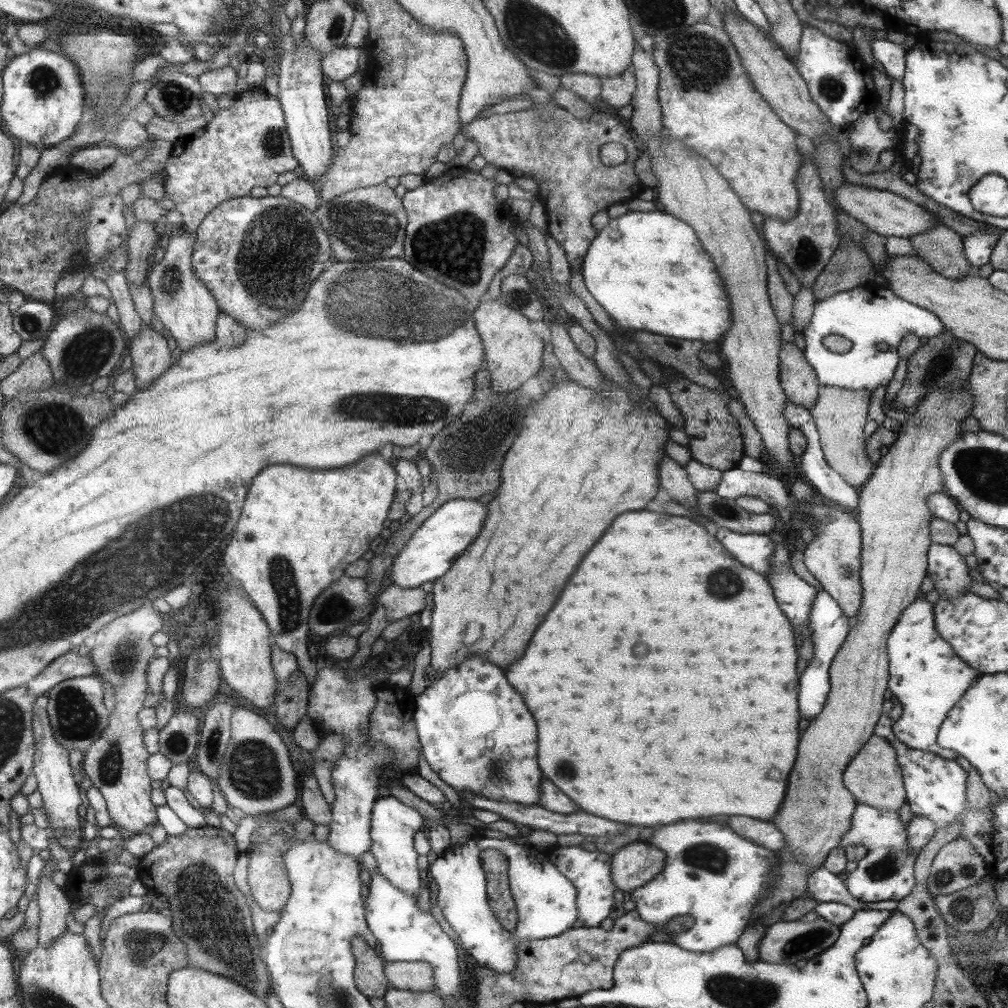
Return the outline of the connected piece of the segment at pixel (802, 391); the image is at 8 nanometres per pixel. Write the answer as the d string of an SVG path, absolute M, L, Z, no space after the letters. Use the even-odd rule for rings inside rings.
M782 341L781 386L788 401L808 410L820 397L820 383L813 366L795 343Z

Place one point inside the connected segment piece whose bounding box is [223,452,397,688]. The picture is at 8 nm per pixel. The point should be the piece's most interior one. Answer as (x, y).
(302, 529)

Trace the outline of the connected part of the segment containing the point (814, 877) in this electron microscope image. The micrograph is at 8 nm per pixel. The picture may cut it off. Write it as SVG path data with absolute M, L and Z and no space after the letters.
M818 868L807 879L809 890L818 902L840 902L846 906L853 907L854 910L866 910L866 903L862 902L849 893L844 882L844 876L834 875L826 868Z

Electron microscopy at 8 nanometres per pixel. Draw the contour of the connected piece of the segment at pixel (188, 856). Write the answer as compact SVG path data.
M204 826L202 828L190 828L180 834L179 836L168 836L164 842L155 844L155 847L151 852L145 854L140 858L140 863L137 866L139 881L142 882L144 887L152 895L164 895L171 908L171 916L174 920L173 928L176 931L178 938L185 944L186 955L189 956L189 965L192 967L200 968L202 970L210 971L214 974L222 974L224 978L230 978L232 982L236 982L236 960L260 960L262 954L260 954L260 942L254 934L254 926L252 926L252 916L250 916L250 908L248 908L248 902L244 898L244 893L240 888L236 888L237 884L234 884L234 866L237 866L238 862L238 850L236 850L236 844L234 844L234 838L232 833L226 832L226 826L224 828L214 828L214 826Z

